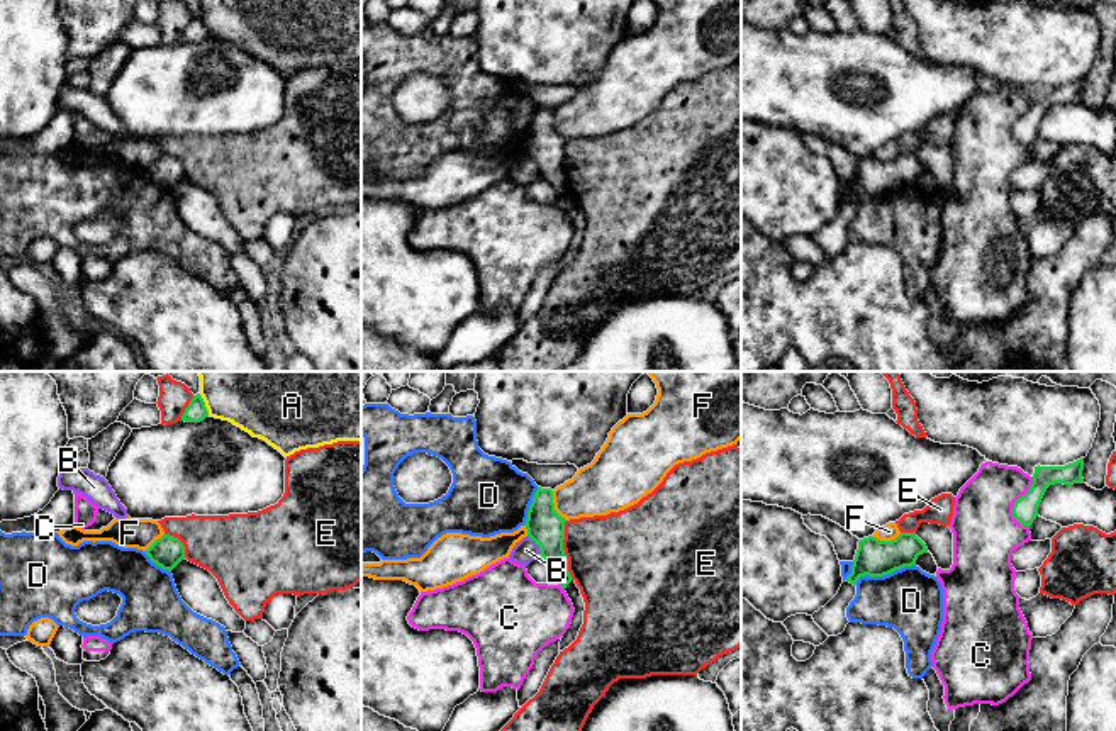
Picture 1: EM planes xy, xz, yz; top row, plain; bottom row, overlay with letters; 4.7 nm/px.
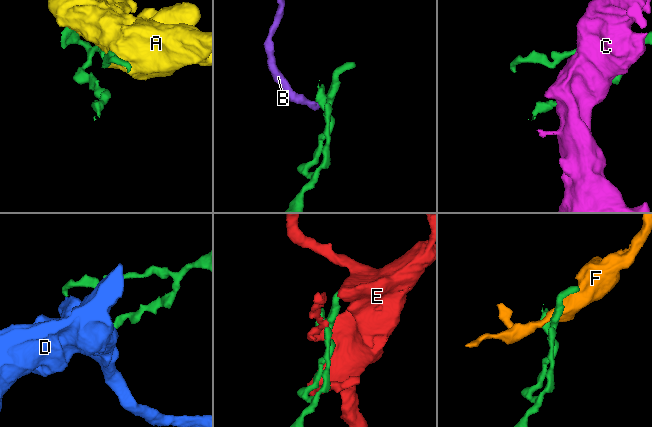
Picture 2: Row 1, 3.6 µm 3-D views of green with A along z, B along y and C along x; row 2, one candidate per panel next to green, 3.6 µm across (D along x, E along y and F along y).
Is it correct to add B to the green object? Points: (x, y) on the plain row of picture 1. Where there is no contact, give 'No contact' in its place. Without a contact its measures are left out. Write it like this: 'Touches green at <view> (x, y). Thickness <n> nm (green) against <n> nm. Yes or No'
Touches green at xz (536, 163). Thickness 180 nm (green) against 110 nm. No

